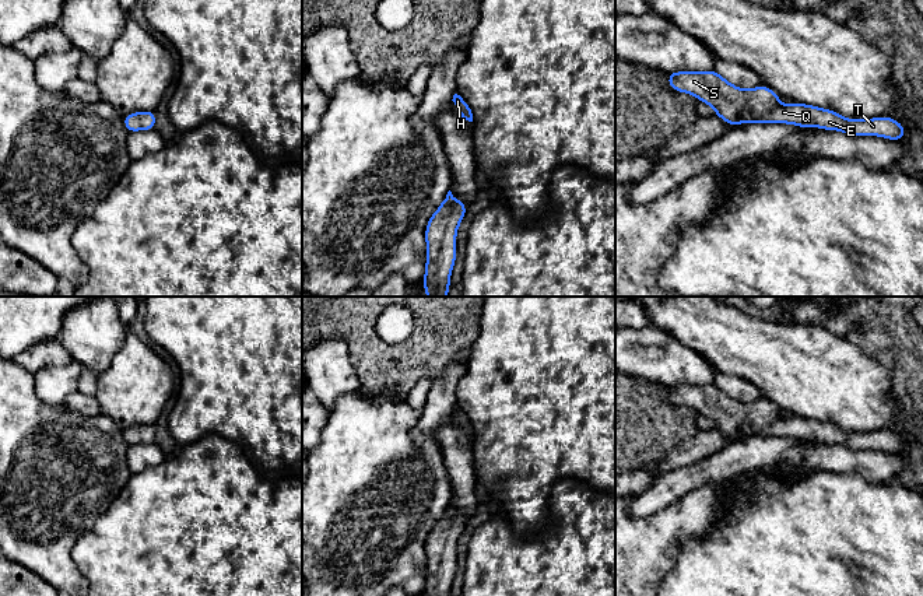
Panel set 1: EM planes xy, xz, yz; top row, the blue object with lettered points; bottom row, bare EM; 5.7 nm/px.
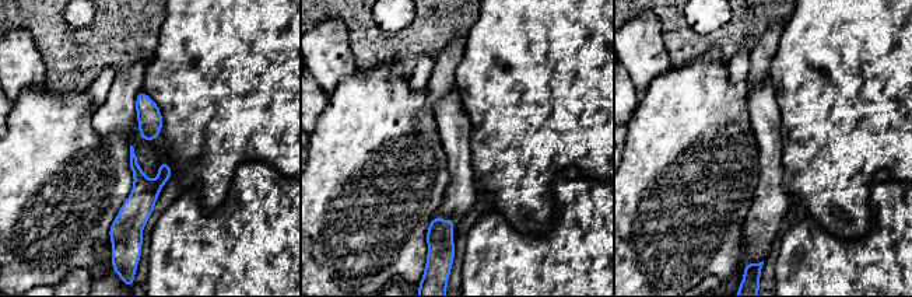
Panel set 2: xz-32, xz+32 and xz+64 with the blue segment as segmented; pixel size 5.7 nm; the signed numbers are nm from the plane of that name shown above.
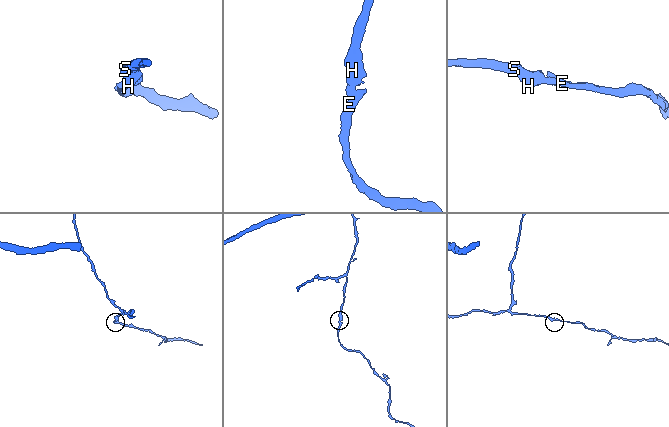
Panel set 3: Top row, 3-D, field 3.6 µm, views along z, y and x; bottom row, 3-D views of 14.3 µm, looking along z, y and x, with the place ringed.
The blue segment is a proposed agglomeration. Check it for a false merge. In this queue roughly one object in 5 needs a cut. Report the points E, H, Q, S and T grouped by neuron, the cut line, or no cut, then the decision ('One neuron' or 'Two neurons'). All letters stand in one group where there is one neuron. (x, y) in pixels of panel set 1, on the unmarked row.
Groups: E H Q S T. No split. One neuron

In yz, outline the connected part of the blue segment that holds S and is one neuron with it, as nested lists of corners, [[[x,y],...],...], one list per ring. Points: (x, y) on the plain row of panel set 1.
[[[716,383],[710,385],[677,385],[667,386],[668,397],[673,404],[681,404],[696,410],[699,414],[710,418],[715,423],[715,428],[722,431],[729,438],[738,441],[740,435],[745,438],[752,435],[759,437],[789,437],[799,441],[815,439],[824,444],[839,444],[853,450],[857,449],[880,449],[896,455],[906,449],[905,441],[892,431],[882,430],[874,432],[846,432],[838,425],[831,423],[821,423],[814,418],[804,418],[793,416],[790,418],[782,418],[779,410],[772,403],[761,397],[752,403],[741,403],[729,395],[726,395]]]

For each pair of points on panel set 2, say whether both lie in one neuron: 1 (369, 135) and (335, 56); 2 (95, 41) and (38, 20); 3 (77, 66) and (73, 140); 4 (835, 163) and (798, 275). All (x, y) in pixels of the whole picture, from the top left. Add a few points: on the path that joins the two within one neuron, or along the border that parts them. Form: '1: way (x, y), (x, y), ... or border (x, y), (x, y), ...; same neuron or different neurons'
1: border (357, 69), (344, 77), (329, 95); different neurons
2: way (81, 41), (60, 41), (52, 32); same neuron
3: border (45, 86), (52, 93), (60, 95), (86, 91); different neurons
4: border (807, 216), (828, 233), (842, 238); different neurons

